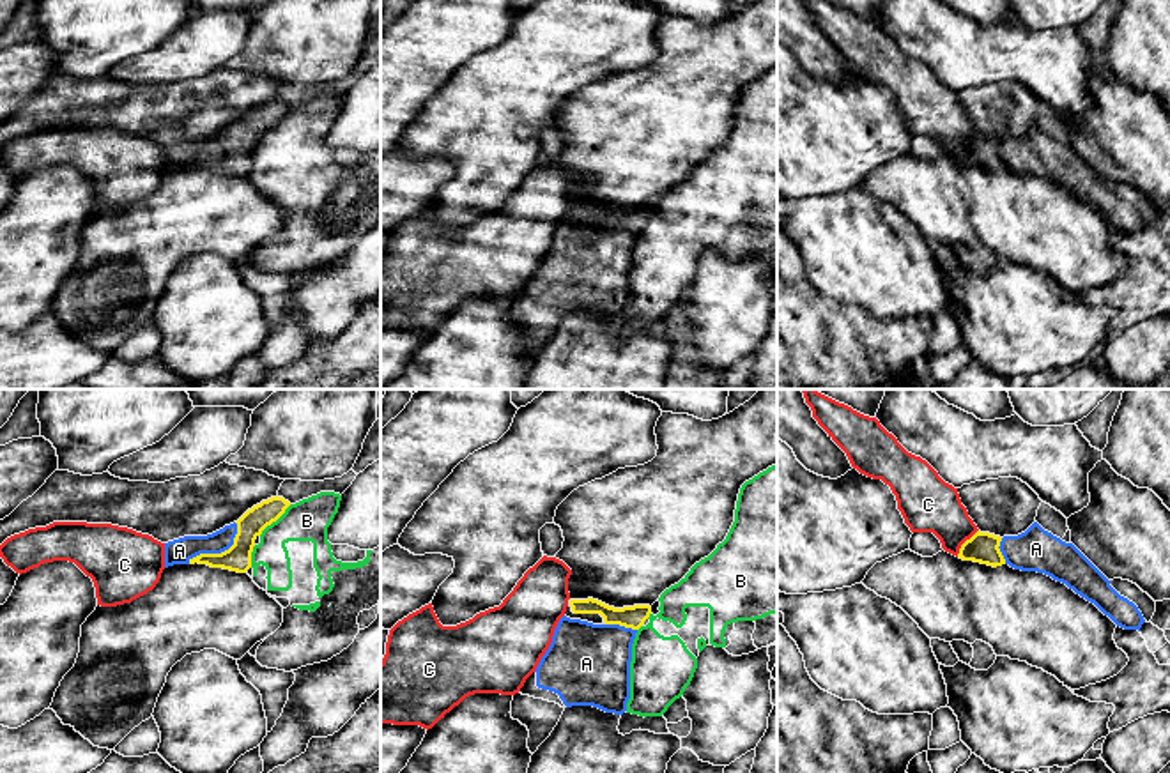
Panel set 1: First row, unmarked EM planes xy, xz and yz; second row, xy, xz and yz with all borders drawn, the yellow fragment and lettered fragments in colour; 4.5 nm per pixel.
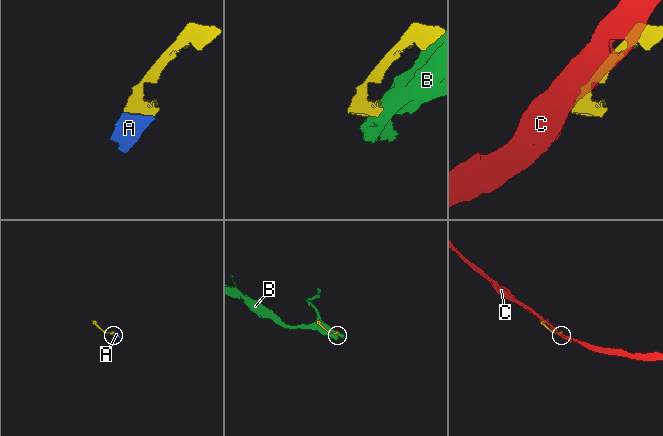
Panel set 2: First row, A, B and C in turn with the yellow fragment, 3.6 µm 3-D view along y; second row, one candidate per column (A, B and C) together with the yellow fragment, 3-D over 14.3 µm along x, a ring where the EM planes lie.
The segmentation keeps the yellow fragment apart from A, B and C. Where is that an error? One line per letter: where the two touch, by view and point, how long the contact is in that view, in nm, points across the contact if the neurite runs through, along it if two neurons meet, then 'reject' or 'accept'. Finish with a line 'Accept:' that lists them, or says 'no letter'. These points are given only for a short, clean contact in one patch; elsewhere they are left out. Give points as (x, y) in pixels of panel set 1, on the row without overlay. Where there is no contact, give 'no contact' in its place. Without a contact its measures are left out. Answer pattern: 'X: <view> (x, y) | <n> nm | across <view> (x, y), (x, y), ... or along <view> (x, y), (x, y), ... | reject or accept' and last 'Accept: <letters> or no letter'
A: xy (222, 156) | 300 nm | accept
B: xy (275, 124) | 200 nm | along xy (291, 108), (259, 138) | reject
C: yz (963, 147) | 160 nm | reject
Accept: A

